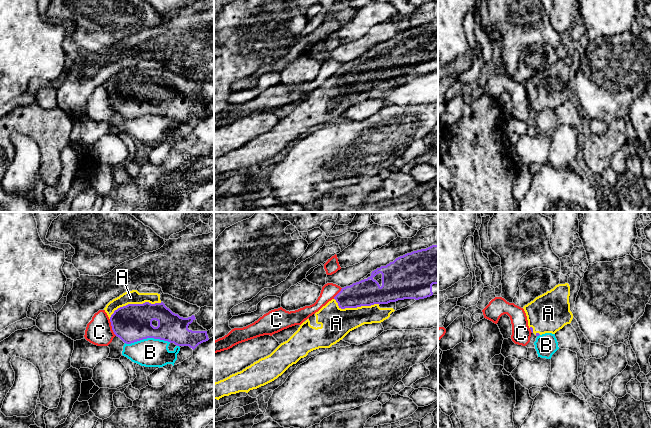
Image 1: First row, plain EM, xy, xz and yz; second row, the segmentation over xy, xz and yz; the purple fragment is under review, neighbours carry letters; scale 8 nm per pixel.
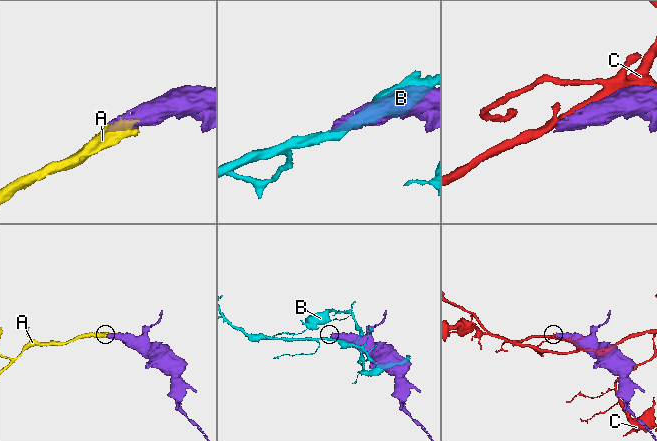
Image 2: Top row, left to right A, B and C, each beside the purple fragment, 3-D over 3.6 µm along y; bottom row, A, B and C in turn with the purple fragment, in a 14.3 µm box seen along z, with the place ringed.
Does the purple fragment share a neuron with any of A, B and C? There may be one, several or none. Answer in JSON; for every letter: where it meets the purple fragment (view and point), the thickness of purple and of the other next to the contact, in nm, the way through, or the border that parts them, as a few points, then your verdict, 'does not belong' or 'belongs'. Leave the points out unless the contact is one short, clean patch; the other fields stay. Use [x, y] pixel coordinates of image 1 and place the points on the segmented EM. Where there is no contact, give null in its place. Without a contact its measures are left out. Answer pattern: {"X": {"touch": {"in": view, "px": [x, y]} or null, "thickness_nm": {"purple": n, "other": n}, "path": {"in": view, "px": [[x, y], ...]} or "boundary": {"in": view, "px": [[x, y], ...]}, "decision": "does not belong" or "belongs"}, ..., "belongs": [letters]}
{"A": {"touch": {"in": "xy", "px": [134, 304]}, "thickness_nm": {"purple": 300, "other": 110}, "decision": "belongs"}, "B": {"touch": {"in": "xy", "px": [147, 337]}, "thickness_nm": {"purple": 300, "other": 240}, "decision": "does not belong"}, "C": {"touch": {"in": "xy", "px": [112, 327]}, "thickness_nm": {"purple": 300, "other": 220}, "decision": "does not belong"}, "belongs": ["A"]}

